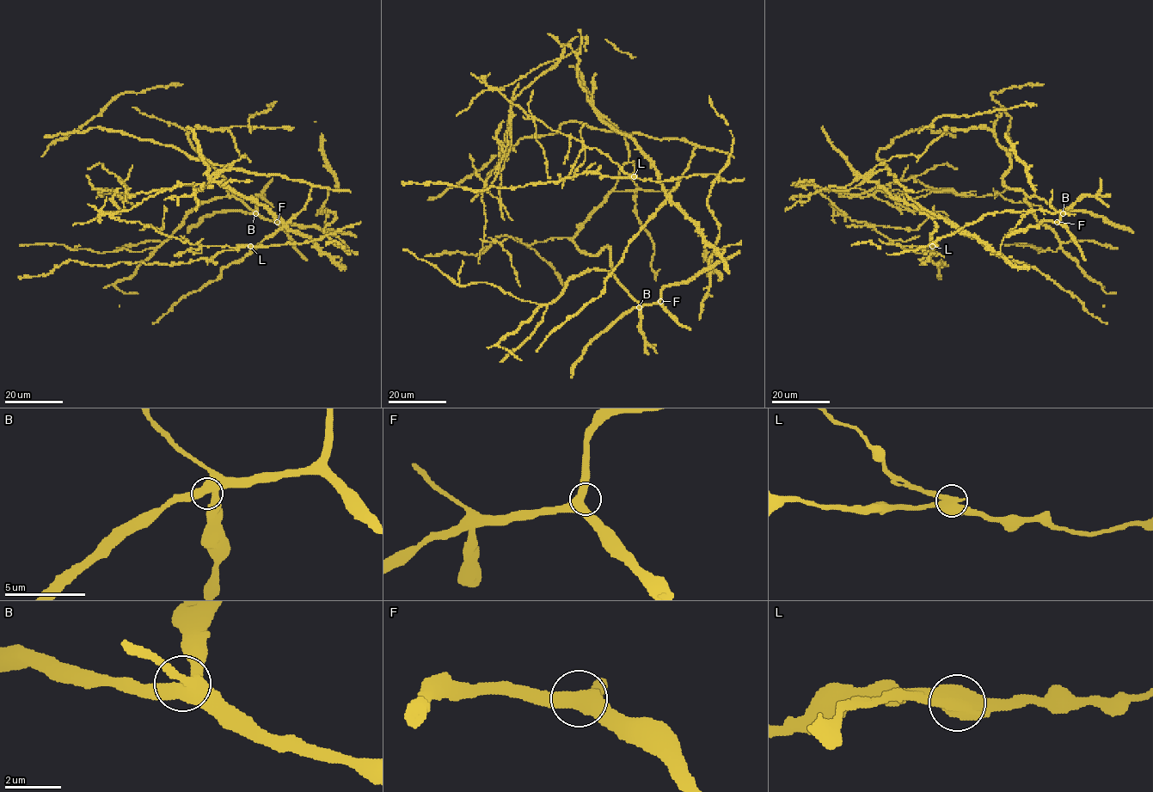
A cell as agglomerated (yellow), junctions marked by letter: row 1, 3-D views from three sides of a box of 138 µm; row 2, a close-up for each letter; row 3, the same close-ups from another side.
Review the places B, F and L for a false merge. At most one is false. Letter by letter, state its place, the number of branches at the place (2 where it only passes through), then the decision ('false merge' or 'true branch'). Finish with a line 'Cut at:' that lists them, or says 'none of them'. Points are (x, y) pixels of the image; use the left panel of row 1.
B: place (255, 213); branches 3; true branch
F: place (277, 222); branches 3; true branch
L: place (250, 246); branches 3; false merge
Cut at: L

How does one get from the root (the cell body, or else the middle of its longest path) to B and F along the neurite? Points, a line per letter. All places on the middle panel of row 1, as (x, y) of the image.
B: (616, 128), (624, 138), (628, 161), (615, 187), (573, 242), (591, 254), (607, 247), (613, 274), (639, 307)
F: (616, 128), (628, 161), (573, 242), (591, 254), (607, 247), (617, 282), (642, 304), (660, 301)

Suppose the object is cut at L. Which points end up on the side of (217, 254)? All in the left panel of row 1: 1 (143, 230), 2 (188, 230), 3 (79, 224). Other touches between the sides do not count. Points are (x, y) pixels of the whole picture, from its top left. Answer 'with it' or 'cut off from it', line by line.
1: cut off from it
2: with it
3: cut off from it

